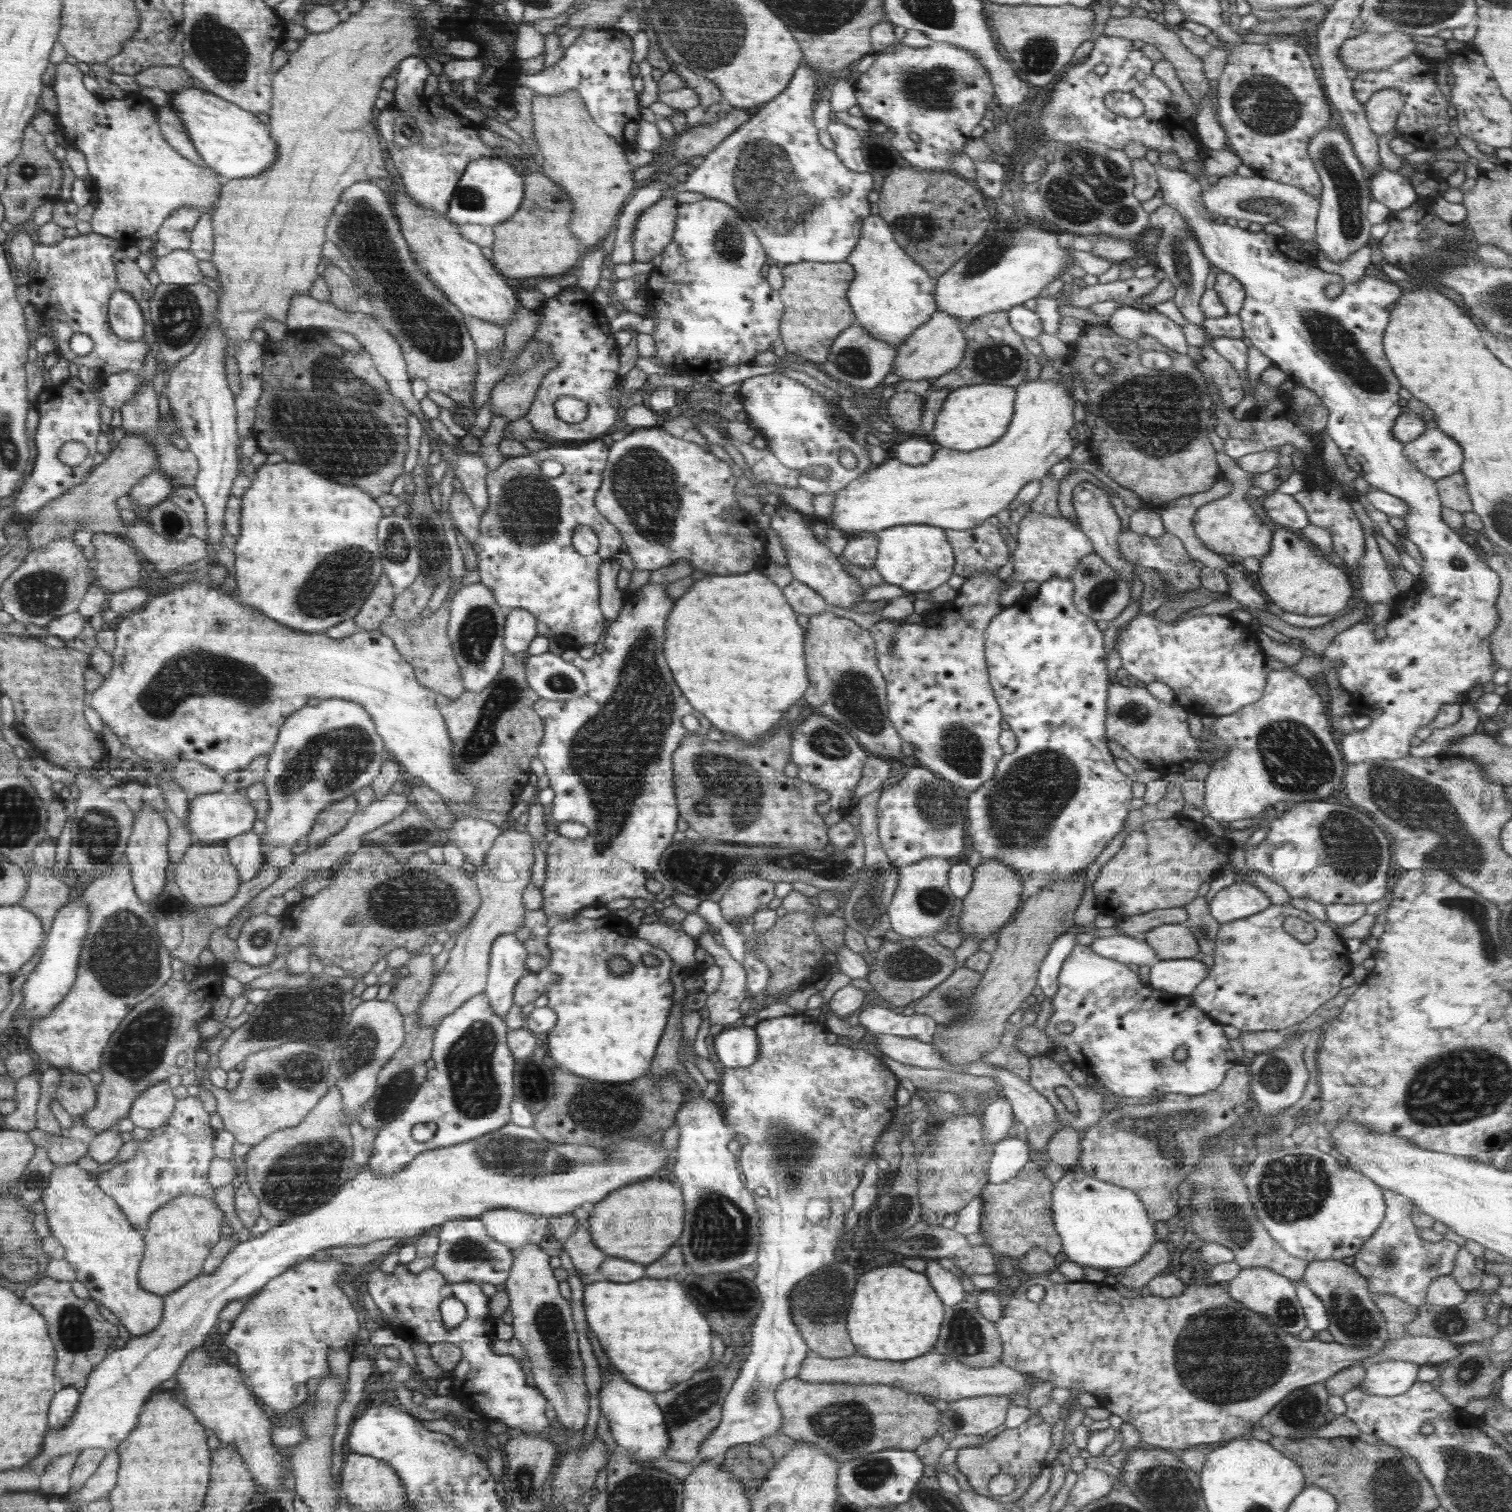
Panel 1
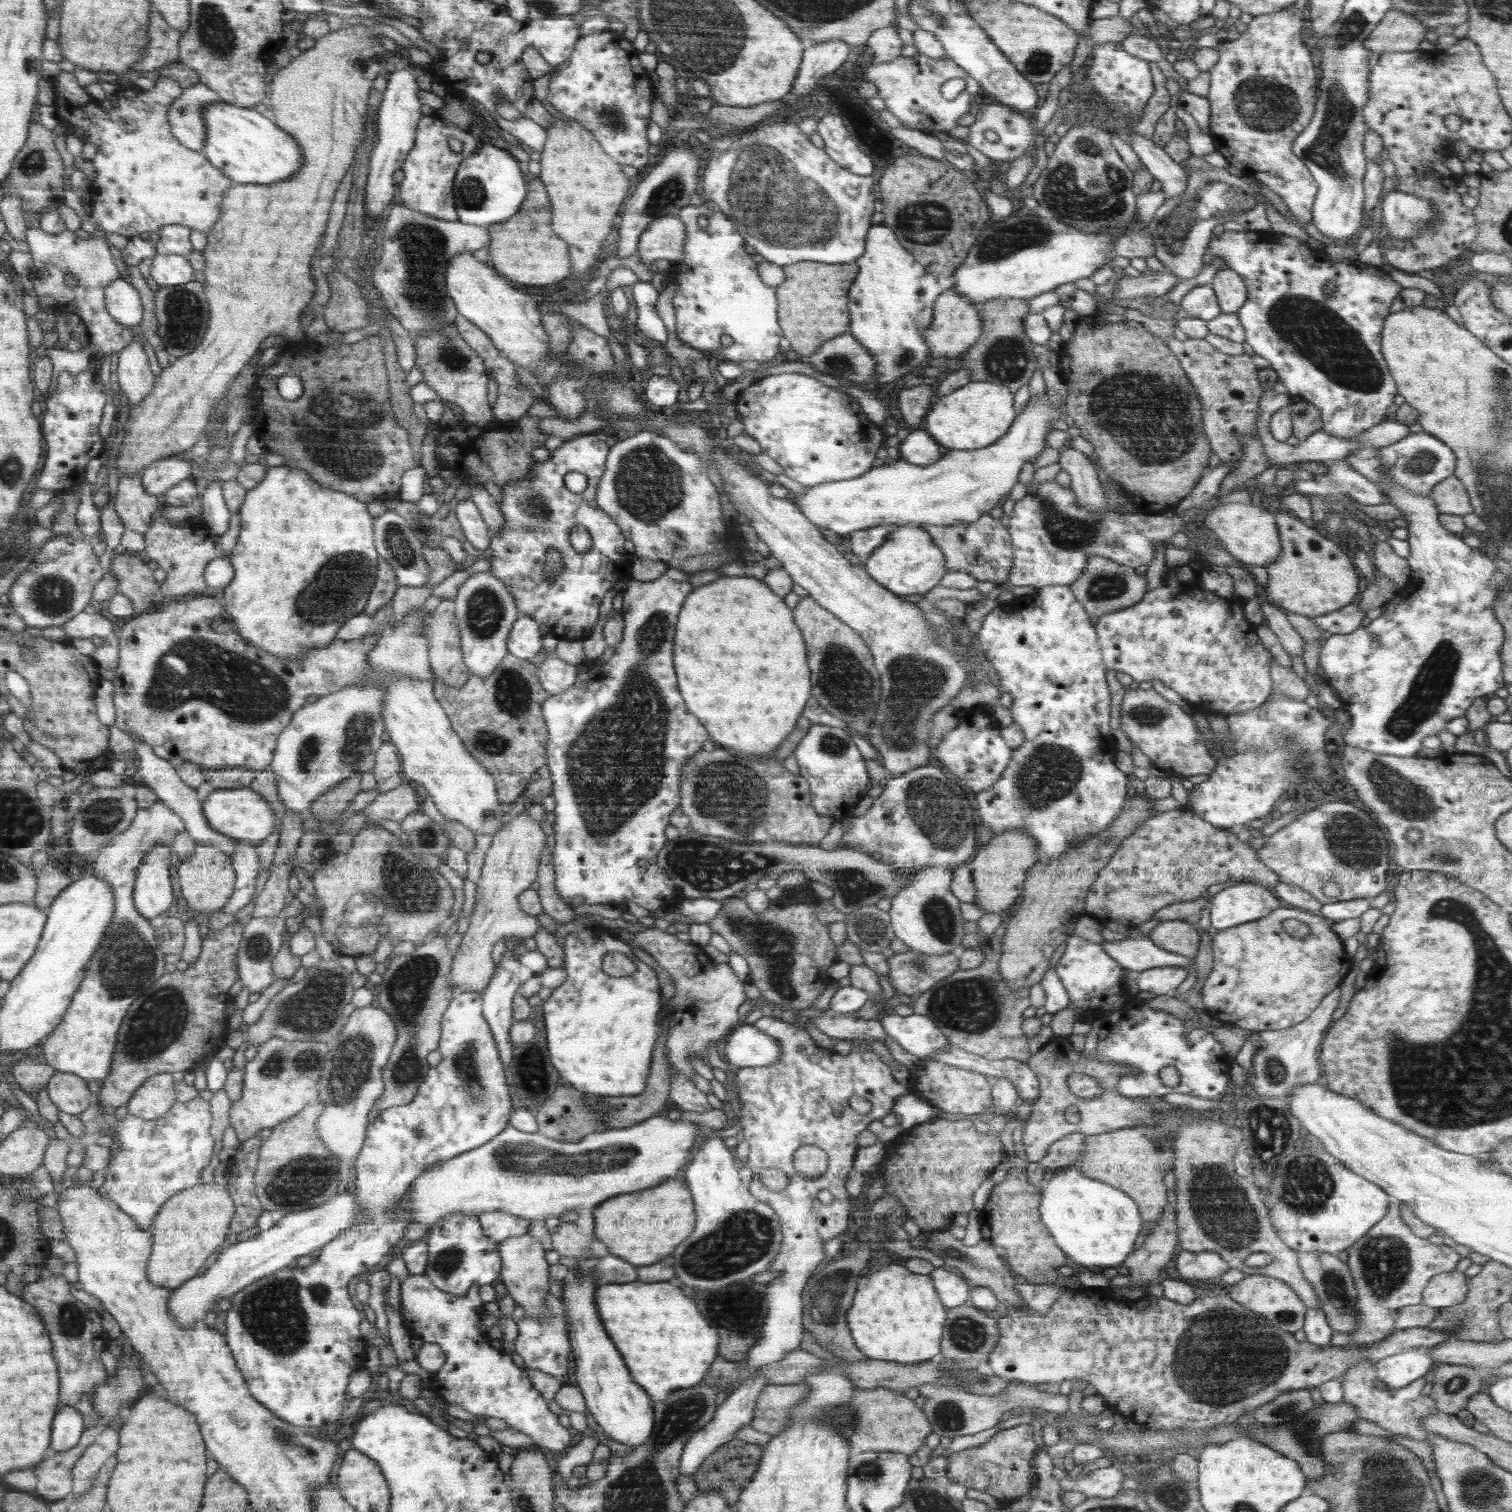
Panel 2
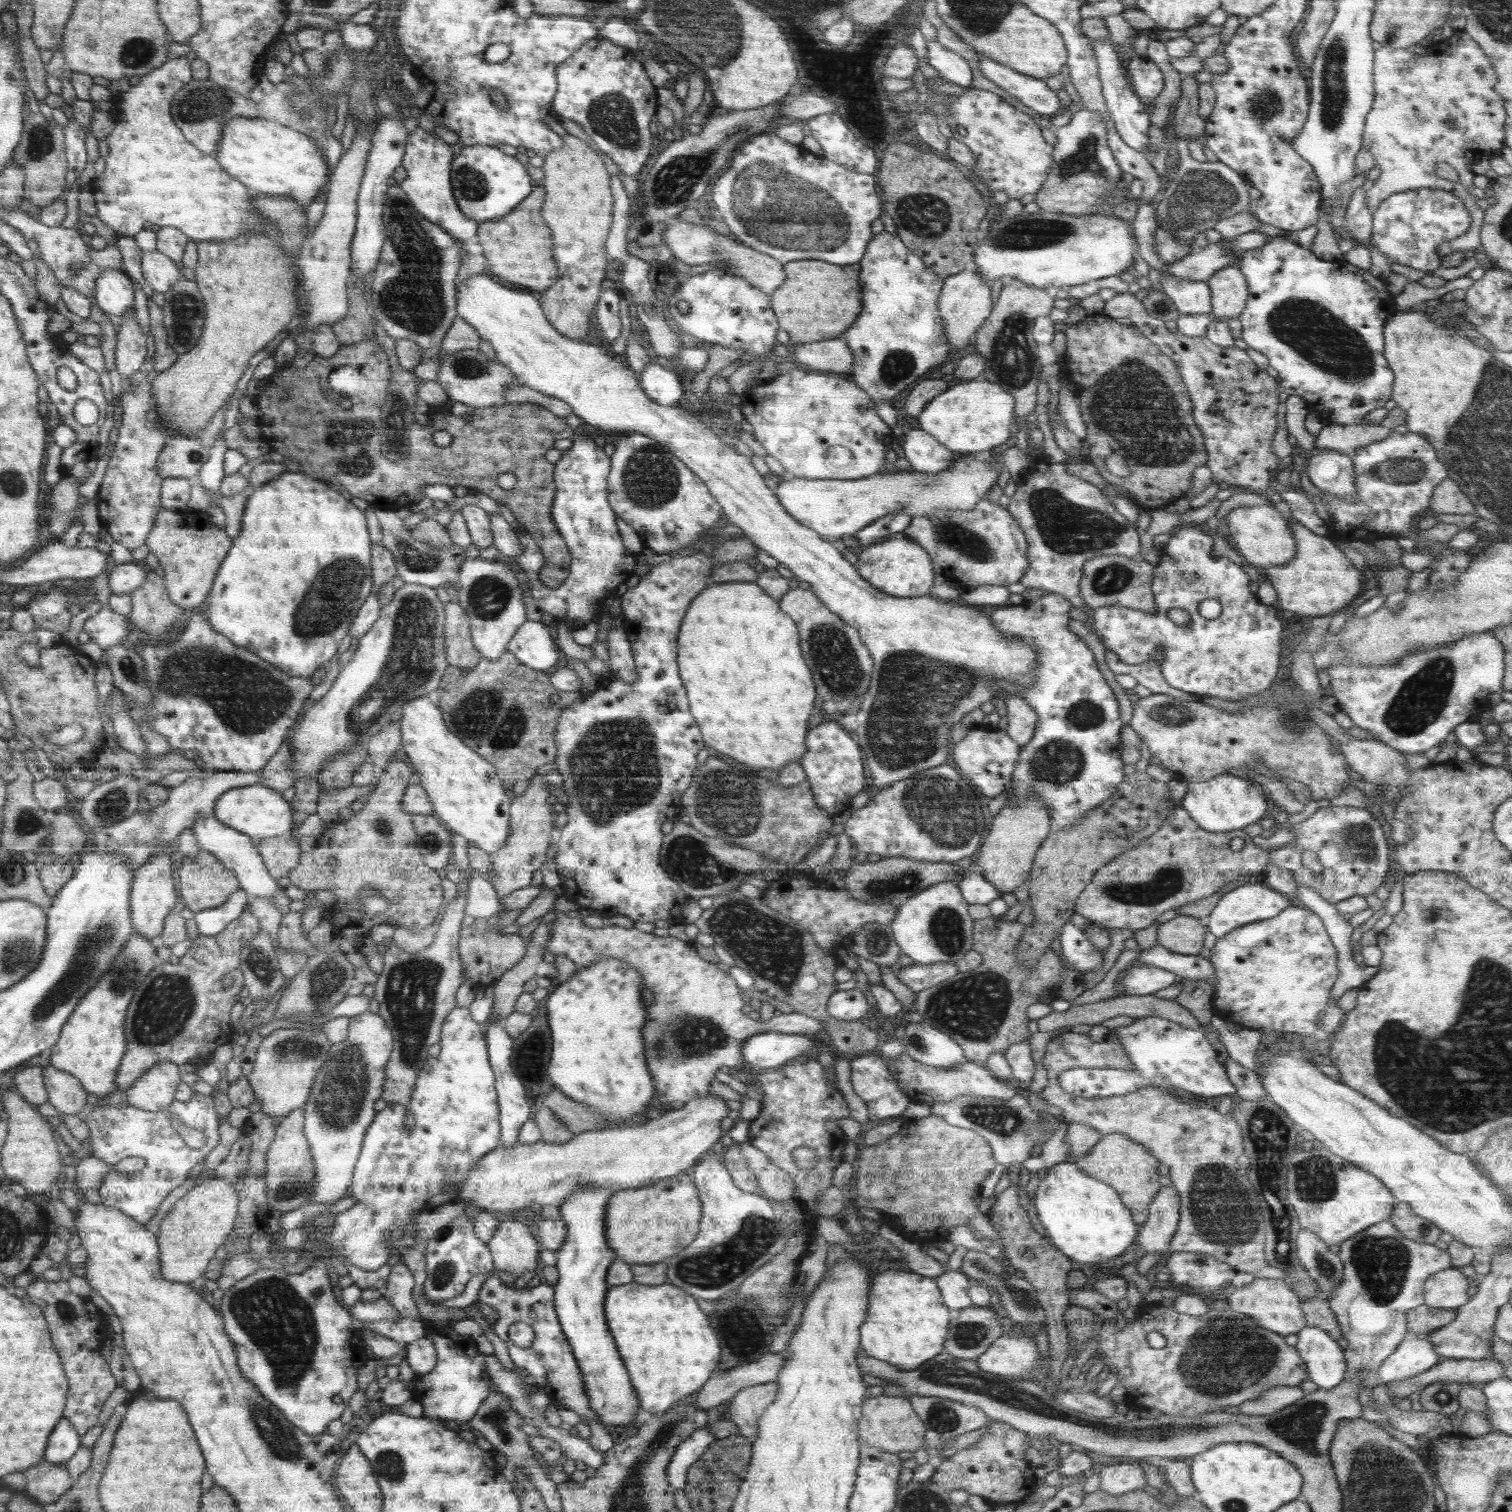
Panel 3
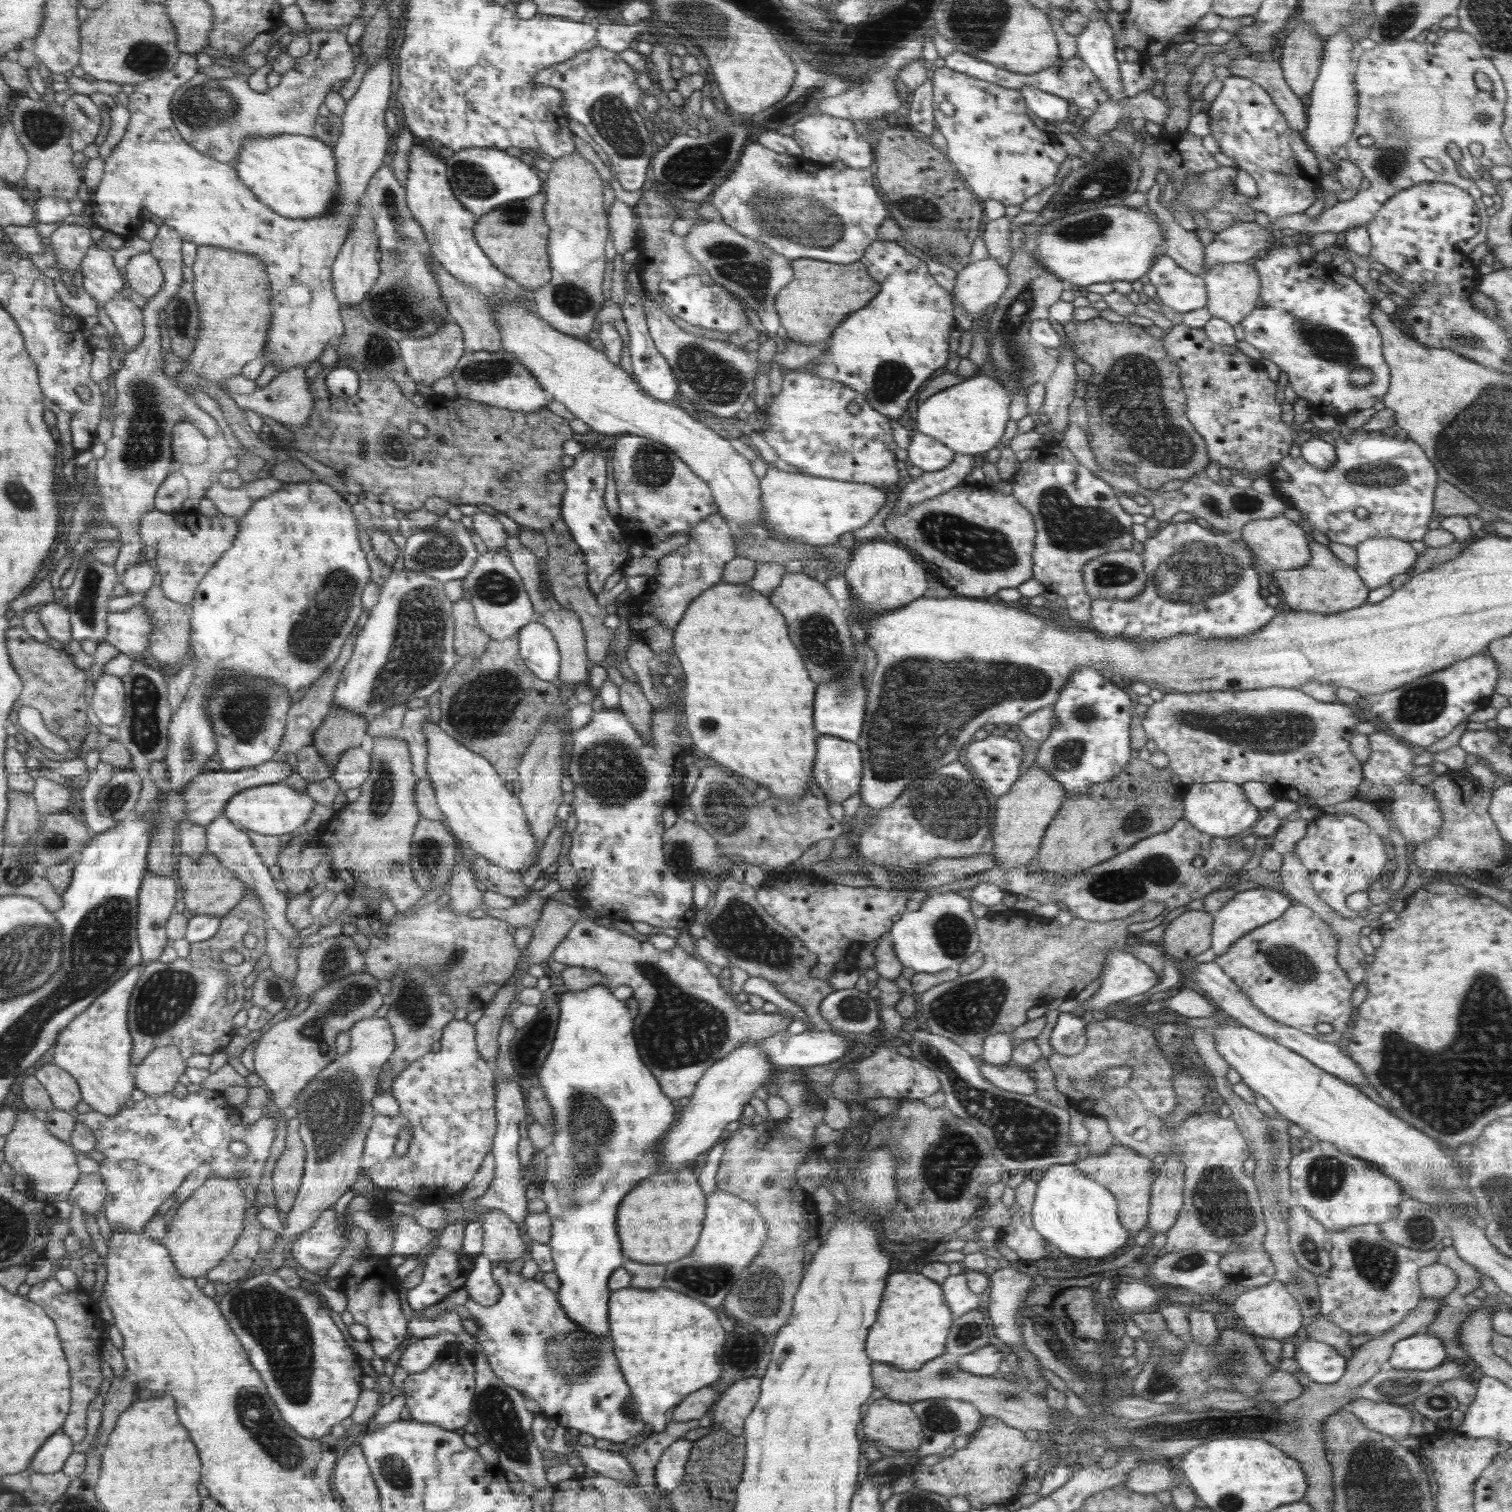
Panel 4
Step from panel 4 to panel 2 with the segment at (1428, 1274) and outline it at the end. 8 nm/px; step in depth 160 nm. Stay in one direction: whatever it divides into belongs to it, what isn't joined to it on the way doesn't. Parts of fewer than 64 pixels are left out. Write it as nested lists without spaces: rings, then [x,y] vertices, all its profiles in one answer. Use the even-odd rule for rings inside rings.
[[[1457,1271],[1434,1276],[1423,1290],[1423,1303],[1441,1309],[1461,1303],[1468,1294],[1469,1278]]]

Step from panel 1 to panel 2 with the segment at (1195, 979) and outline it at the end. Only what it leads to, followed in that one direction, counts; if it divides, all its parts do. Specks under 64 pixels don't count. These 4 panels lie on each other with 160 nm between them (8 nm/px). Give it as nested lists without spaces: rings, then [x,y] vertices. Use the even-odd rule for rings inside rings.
[[[1174,965],[1149,968],[1138,974],[1138,988],[1140,992],[1169,995],[1186,980],[1190,971],[1190,968]]]

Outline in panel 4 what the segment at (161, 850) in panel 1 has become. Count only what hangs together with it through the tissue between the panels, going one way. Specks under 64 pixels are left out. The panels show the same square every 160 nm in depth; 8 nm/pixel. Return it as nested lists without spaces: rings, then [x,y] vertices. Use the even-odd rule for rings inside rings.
[[[147,870],[140,903],[138,942],[141,942],[144,962],[149,962],[162,954],[168,942],[164,926],[176,904],[176,880],[172,880],[172,876],[155,875]]]

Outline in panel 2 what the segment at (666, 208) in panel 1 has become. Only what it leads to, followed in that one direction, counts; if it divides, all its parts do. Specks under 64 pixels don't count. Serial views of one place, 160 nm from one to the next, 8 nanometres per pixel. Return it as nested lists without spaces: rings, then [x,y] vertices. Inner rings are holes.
[[[667,214],[653,220],[637,245],[637,255],[642,264],[648,269],[650,263],[660,258],[670,262],[685,260],[685,242],[689,240],[686,223],[677,215]]]

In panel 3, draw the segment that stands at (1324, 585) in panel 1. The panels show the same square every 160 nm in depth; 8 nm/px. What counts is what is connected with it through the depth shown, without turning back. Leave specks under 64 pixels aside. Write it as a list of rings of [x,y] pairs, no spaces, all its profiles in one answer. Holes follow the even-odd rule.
[[[1118,293],[1105,302],[1104,314],[1108,318],[1128,318],[1131,324],[1153,342],[1166,357],[1175,362],[1180,377],[1187,388],[1189,400],[1193,404],[1193,418],[1201,435],[1205,438],[1208,468],[1213,472],[1211,483],[1226,482],[1231,487],[1265,494],[1269,497],[1274,487],[1274,476],[1281,460],[1273,453],[1273,436],[1277,430],[1278,378],[1270,370],[1260,370],[1250,359],[1246,350],[1239,347],[1223,347],[1210,342],[1205,336],[1184,336],[1172,333],[1168,325],[1149,314],[1140,300],[1132,293]],[[1292,518],[1287,522],[1296,541],[1296,554],[1284,564],[1263,570],[1276,590],[1276,602],[1279,602],[1280,608],[1290,610],[1300,617],[1317,617],[1340,611],[1359,594],[1362,573],[1334,545],[1330,535],[1320,536]]]

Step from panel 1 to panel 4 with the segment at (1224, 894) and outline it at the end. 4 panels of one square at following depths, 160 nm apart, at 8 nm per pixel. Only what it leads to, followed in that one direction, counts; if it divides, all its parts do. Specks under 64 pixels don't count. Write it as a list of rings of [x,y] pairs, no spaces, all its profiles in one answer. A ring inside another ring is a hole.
[[[1256,885],[1255,889],[1236,893],[1226,901],[1222,908],[1212,913],[1214,922],[1211,930],[1211,947],[1216,956],[1224,954],[1244,934],[1280,918],[1291,904],[1292,902],[1290,902],[1290,898],[1286,897],[1286,893],[1270,886]]]

